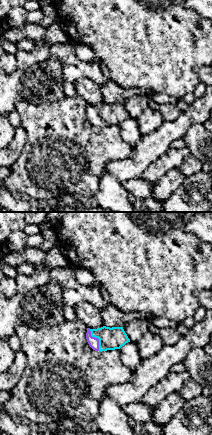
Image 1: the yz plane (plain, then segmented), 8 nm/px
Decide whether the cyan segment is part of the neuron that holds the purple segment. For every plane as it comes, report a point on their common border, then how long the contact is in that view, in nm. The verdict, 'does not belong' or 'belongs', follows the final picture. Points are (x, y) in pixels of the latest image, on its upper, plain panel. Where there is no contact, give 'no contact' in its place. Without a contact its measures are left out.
meets purple at (97, 114); contact 190 nm long

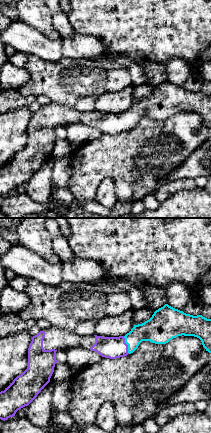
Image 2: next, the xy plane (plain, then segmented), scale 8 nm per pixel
meets purple at (127, 121); contact 150 nm long

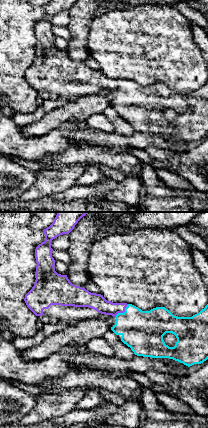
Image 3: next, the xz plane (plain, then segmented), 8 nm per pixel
meets purple at (122, 88); contact 160 nm long

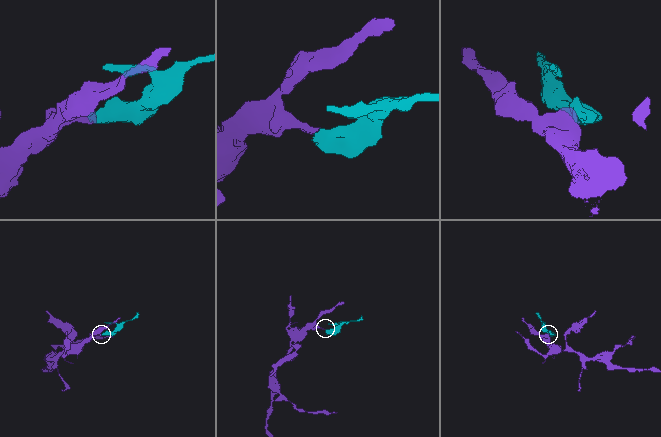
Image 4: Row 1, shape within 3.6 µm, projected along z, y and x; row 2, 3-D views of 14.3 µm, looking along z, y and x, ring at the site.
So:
belongs

